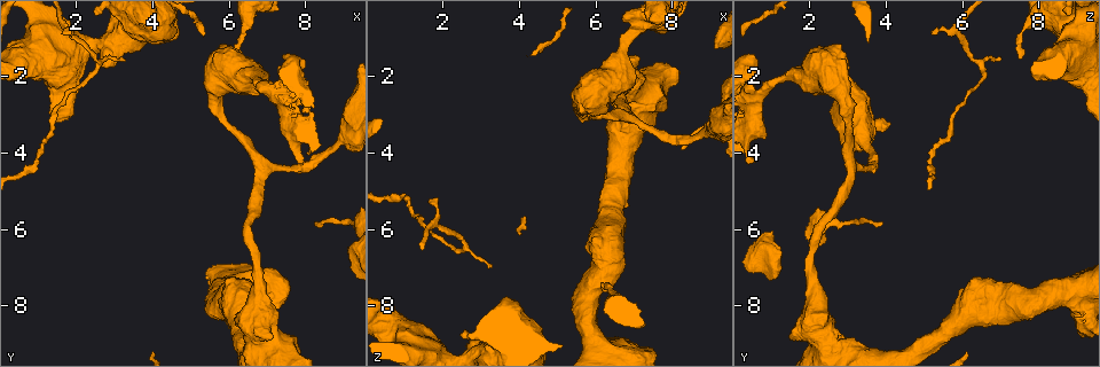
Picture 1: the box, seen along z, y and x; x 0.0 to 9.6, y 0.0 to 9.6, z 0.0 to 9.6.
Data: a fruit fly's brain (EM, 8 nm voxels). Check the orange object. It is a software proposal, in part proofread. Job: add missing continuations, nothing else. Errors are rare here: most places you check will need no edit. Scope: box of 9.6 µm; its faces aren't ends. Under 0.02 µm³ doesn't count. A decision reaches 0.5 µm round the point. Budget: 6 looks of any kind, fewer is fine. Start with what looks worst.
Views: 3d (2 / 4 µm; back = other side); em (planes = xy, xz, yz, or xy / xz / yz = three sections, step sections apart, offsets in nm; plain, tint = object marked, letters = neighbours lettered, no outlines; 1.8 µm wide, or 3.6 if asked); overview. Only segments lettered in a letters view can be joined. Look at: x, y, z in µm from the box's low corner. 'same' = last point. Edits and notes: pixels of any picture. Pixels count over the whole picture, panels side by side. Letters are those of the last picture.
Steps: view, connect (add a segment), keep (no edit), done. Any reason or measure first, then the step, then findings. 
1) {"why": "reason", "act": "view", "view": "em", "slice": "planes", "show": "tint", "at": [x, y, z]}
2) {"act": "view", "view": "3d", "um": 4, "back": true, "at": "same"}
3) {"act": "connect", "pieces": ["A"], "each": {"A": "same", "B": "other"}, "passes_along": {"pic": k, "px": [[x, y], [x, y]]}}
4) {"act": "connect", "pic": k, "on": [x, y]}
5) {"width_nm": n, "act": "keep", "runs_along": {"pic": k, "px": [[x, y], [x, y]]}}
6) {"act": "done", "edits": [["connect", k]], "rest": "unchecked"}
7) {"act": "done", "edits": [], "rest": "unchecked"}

{"why": "free end", "act": "view", "view": "3d", "um": 4, "at": [6.30, 1.50, 7.55]}

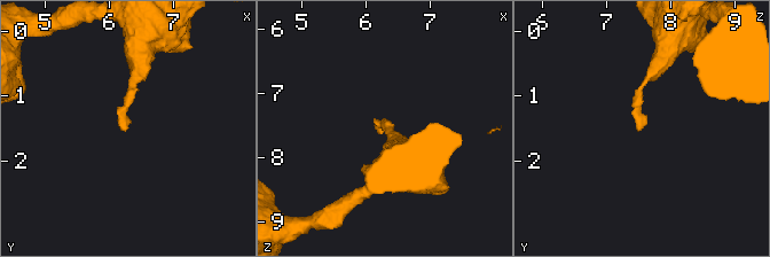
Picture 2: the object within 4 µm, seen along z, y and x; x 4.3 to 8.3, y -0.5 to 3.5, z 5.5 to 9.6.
{"act": "view", "view": "em", "slice": "xy", "step": 4, "show": "letters", "at": [6.35, 1.50, 7.50]}

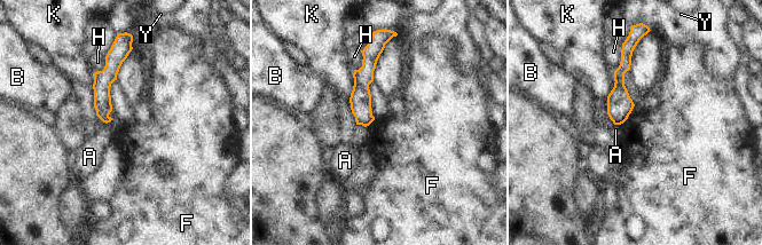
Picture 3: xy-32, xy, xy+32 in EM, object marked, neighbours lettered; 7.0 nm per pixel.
{"why": "cut it another way", "act": "view", "view": "em", "slice": "planes", "show": "letters", "at": "same"}

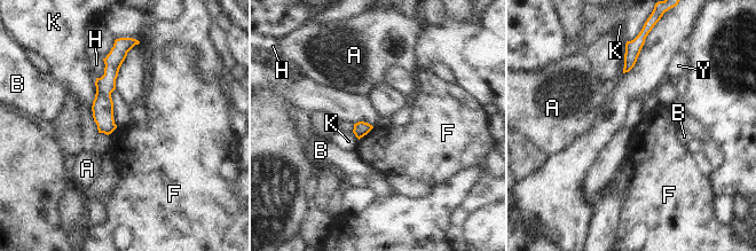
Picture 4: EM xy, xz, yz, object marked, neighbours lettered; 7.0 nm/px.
{"longest_contact_nm": ["K", 200], "act": "keep", "each": {"A": "other", "B": "other", "F": "other", "H": "other", "K": "other", "Y": "other"}, "border": {"pic": 4, "px": [[373, 126], [359, 140]]}, "found": "no lettered segment goes on from it"}

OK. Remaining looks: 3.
{"why": "an open end", "act": "view", "view": "em", "slice": "planes", "show": "letters", "at": [1.85, 0.90, 5.15]}

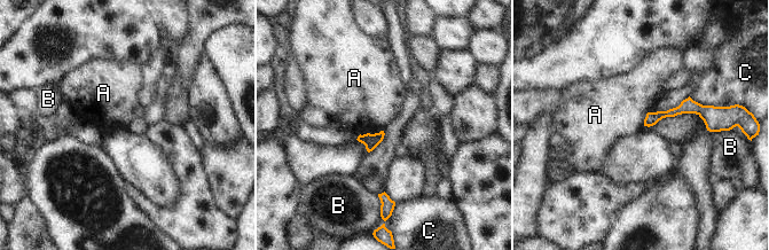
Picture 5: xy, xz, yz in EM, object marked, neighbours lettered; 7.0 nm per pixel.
{"act": "keep", "each": {"A": "other", "B": "other", "C": "other"}, "border": {"pic": 5, "px": [[649, 111], [643, 125]]}, "found": "no lettered segment goes on from it"}

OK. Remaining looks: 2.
{"why": "free end", "act": "view", "view": "em", "slice": "xz", "step": 4, "show": "letters", "at": [2.60, 1.70, 9.05]}

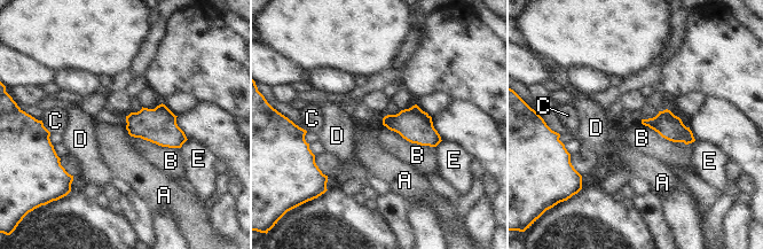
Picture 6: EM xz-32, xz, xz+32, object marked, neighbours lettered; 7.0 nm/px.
{"why": "cut it another way", "act": "view", "view": "em", "slice": "planes", "show": "letters", "at": "same"}

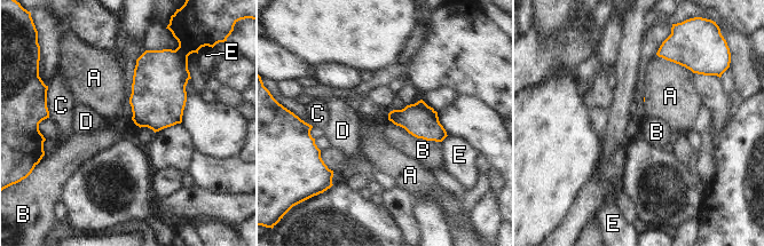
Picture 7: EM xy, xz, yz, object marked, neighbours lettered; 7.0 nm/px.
{"longest_contact_nm": ["B", 400], "act": "keep", "each": {"A": "other", "B": "other", "C": "other", "D": "other", "E": "other"}, "found": "no lettered segment goes on from it"}

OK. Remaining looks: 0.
{"act": "done", "edits": [], "rest": "unchecked"}

